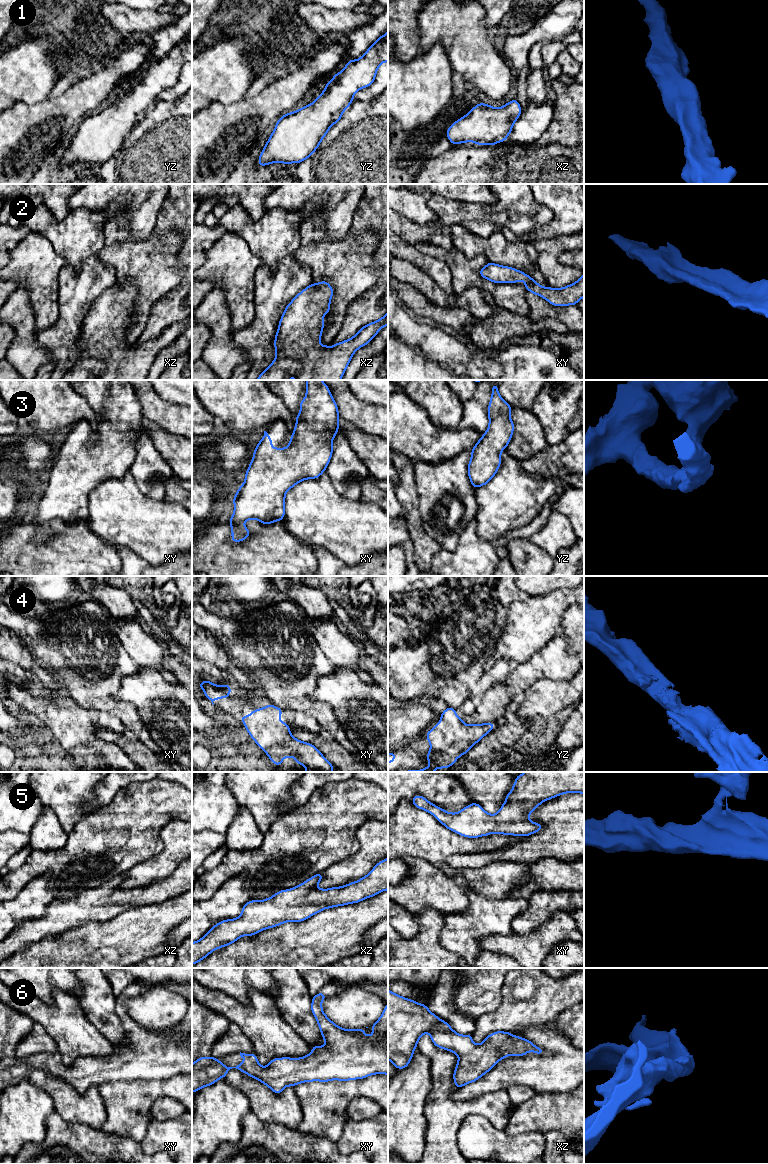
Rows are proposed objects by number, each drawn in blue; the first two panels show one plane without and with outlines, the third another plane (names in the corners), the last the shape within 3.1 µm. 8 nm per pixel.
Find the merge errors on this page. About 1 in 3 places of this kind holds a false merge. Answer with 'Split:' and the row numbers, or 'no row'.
Split: no row

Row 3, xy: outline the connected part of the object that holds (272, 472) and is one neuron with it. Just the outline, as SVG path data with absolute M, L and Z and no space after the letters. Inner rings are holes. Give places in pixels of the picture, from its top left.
M306 380L306 396L300 402L300 413L295 418L296 425L286 448L273 448L266 431L256 446L245 481L233 498L234 513L229 520L232 541L240 542L249 537L250 531L243 523L250 519L262 524L282 521L287 491L299 482L316 479L325 472L332 457L332 442L338 433L340 419L337 404L326 383L322 380Z

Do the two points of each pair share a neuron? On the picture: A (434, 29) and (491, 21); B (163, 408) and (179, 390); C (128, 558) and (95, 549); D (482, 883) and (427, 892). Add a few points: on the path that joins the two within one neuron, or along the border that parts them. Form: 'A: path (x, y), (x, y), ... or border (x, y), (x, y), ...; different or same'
A: border (484, 10), (483, 24), (488, 29); different
B: border (154, 390), (162, 398), (181, 405); different
C: border (115, 547), (122, 565); different
D: path (468, 883), (460, 883), (451, 891), (441, 891); same

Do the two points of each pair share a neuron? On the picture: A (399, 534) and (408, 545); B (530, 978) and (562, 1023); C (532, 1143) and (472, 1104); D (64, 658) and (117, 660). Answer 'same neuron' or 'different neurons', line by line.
A: same neuron
B: different neurons
C: different neurons
D: same neuron

